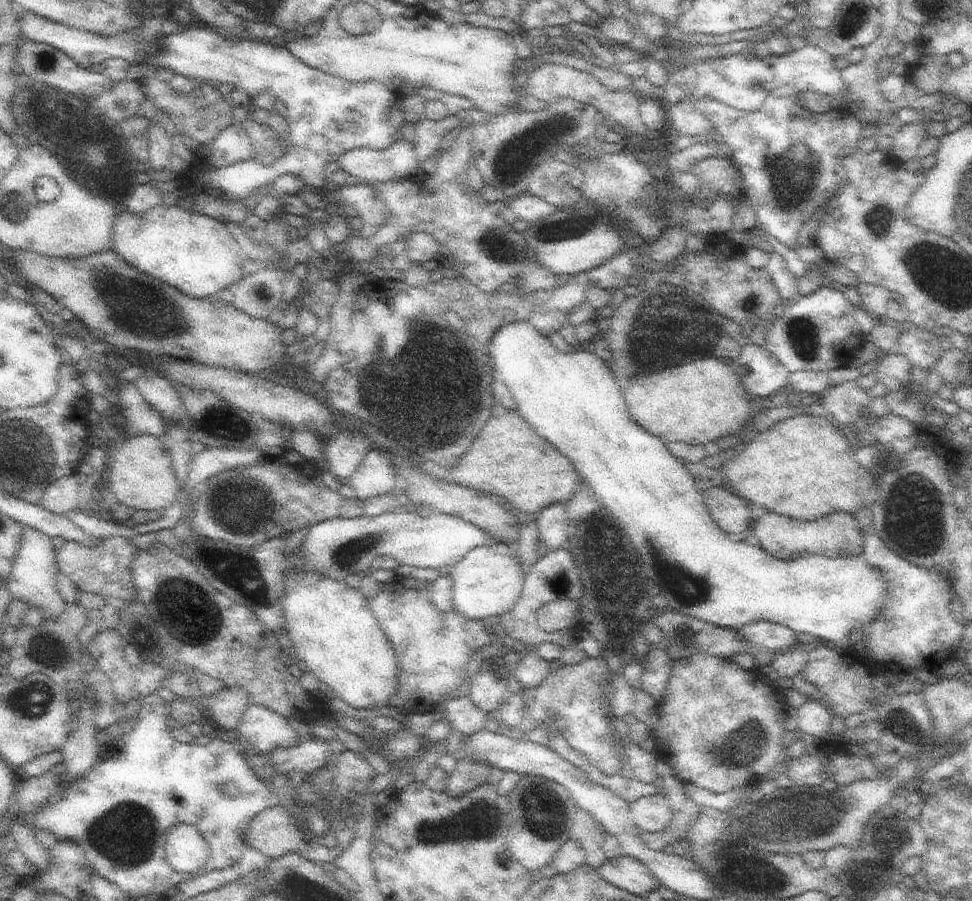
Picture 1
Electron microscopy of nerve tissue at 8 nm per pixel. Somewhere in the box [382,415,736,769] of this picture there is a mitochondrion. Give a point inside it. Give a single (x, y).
(613, 571)

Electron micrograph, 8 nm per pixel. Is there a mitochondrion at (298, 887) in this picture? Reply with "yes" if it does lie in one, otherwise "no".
yes

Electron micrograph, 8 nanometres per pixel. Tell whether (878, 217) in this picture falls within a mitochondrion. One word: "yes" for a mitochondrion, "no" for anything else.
yes

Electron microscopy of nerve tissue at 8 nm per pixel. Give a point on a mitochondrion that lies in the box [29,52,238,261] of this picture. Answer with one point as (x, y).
(101, 174)

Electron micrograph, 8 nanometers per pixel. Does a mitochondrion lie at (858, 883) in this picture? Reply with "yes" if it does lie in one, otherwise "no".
no

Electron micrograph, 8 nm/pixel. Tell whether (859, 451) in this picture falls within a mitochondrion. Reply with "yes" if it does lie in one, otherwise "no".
no

